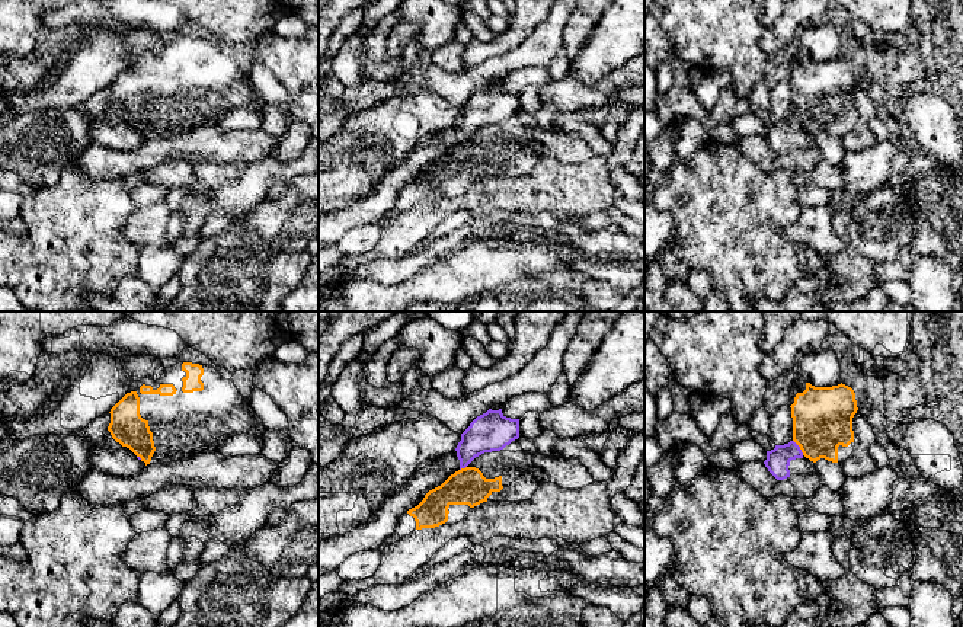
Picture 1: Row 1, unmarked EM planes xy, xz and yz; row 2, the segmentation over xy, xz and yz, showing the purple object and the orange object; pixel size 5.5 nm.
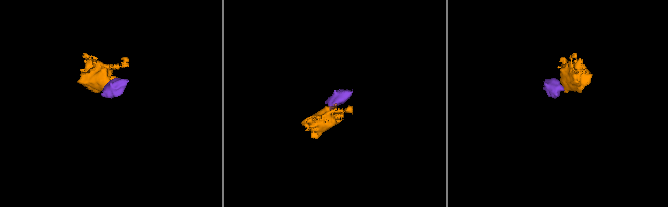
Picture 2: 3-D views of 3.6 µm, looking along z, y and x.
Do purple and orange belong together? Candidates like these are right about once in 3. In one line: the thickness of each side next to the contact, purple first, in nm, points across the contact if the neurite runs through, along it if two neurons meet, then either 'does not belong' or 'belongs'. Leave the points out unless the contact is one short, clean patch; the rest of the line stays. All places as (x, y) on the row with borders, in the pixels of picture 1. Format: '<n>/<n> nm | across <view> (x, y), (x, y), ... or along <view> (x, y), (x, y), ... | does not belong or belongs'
130/340 nm | along yz (793, 440), (803, 454) | does not belong

